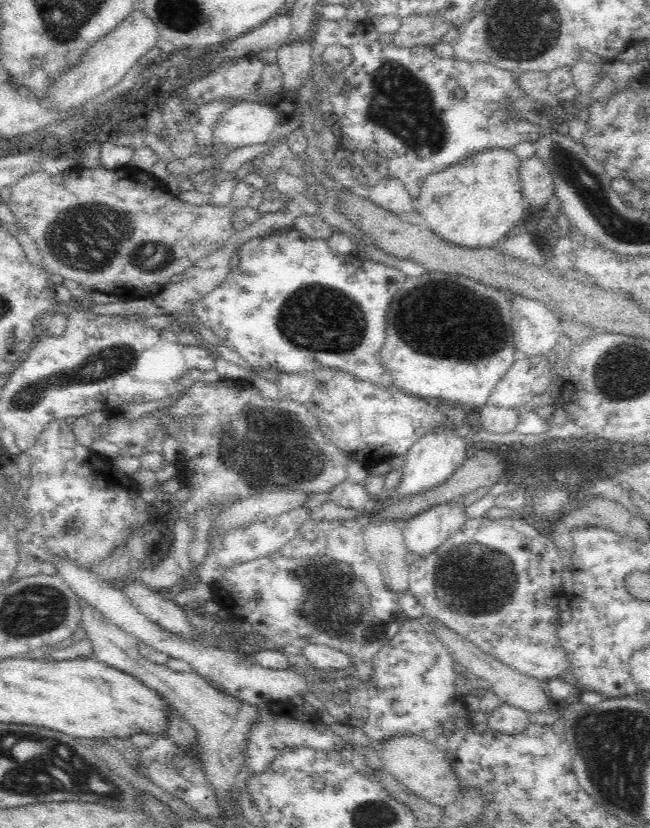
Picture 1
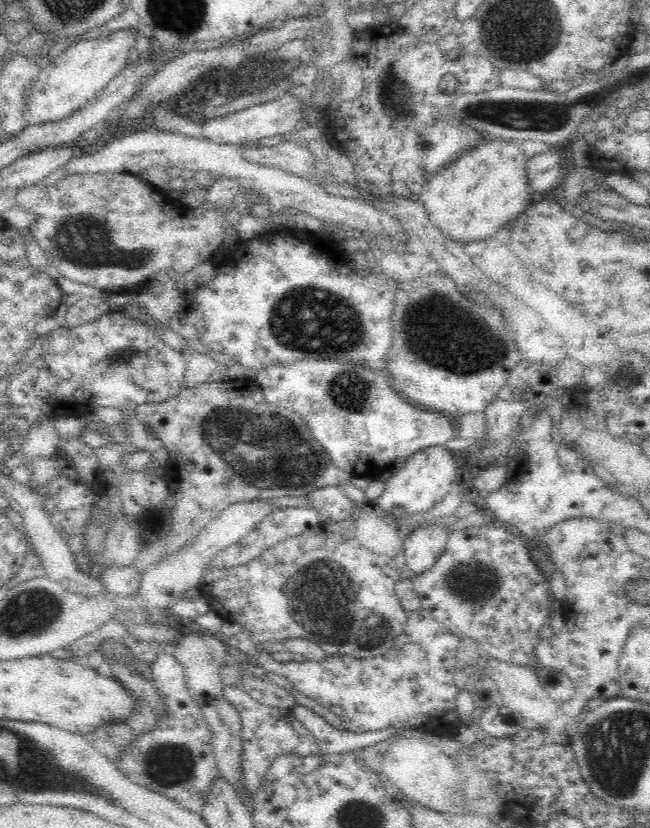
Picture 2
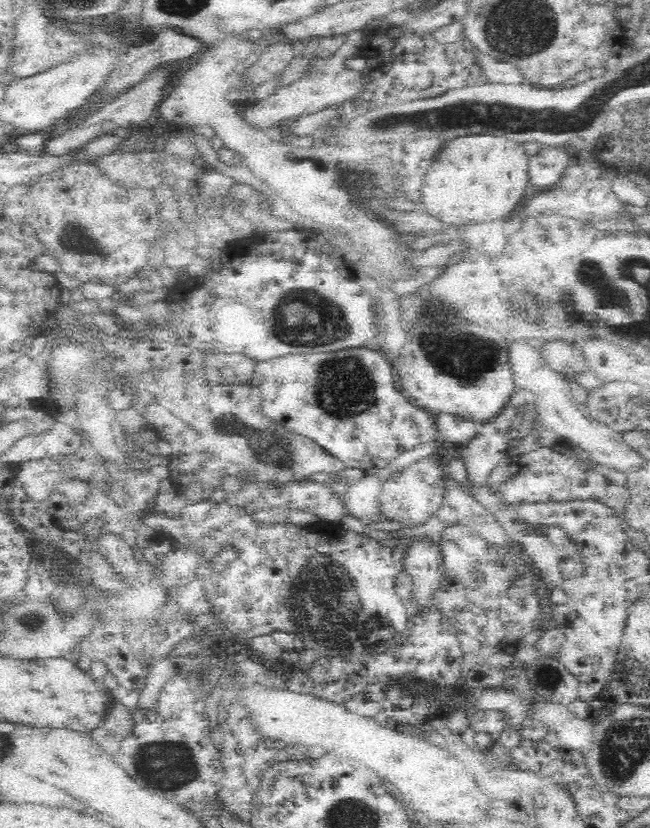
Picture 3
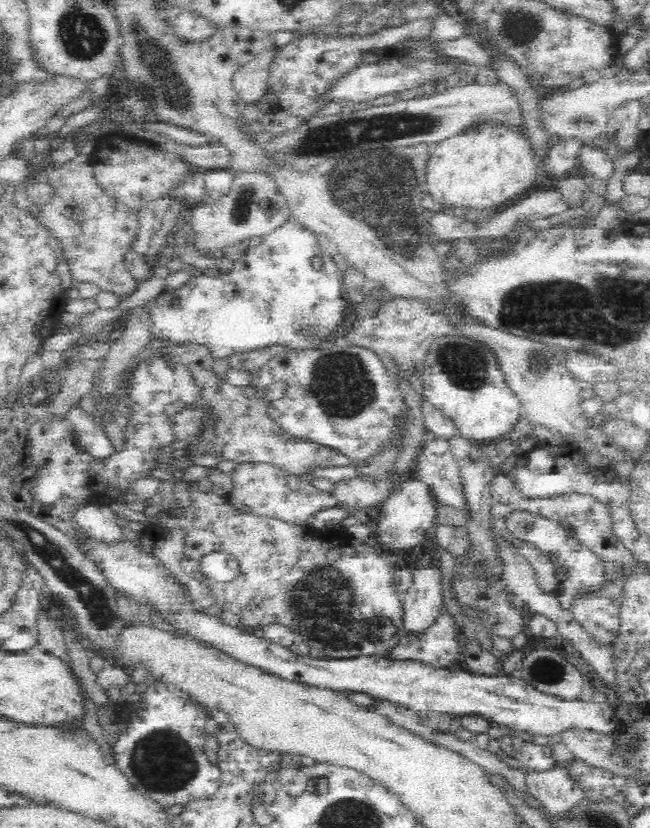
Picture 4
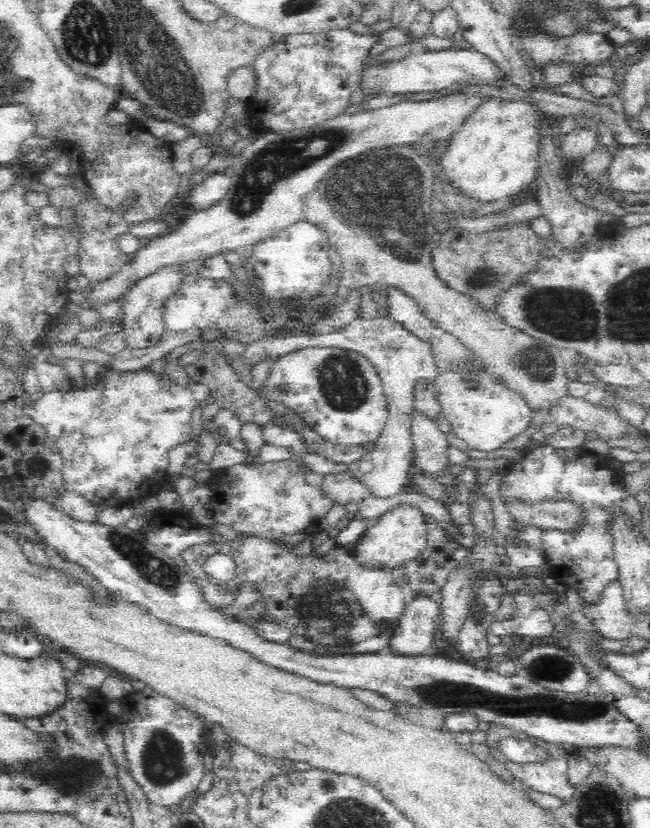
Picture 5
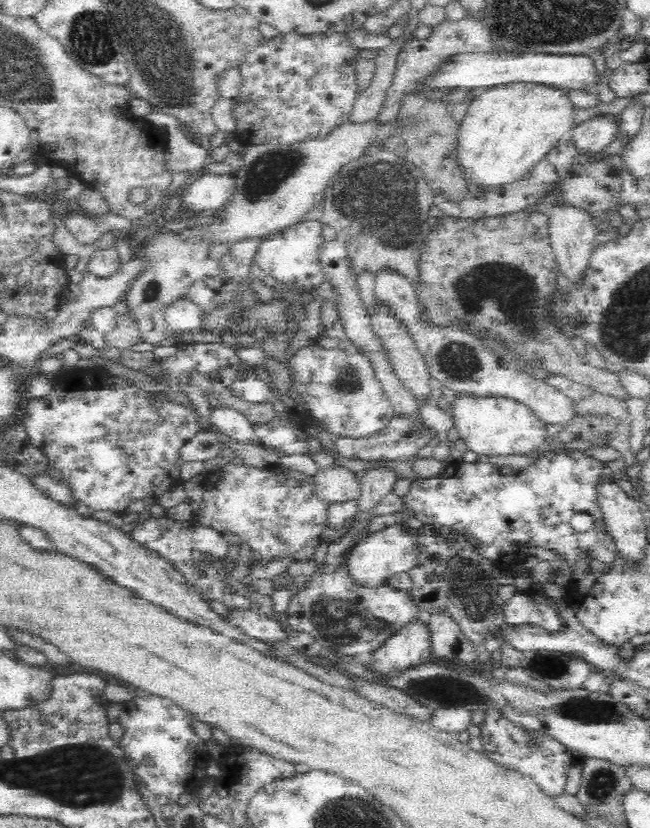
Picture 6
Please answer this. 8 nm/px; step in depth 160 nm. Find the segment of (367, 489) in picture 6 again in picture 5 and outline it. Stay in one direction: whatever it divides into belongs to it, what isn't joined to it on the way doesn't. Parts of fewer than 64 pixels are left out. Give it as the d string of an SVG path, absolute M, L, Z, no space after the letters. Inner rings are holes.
M388 316L372 320L359 319L339 331L328 334L309 336L293 333L282 337L271 337L248 345L241 356L244 364L253 367L260 362L268 362L272 358L279 358L304 348L329 347L358 352L377 369L388 404L388 421L371 449L350 463L348 468L362 484L370 488L372 497L396 496L403 486L410 482L409 476L413 471L411 427L415 412L414 392L417 382L421 379L432 382L438 372L430 341L410 333L400 321Z

